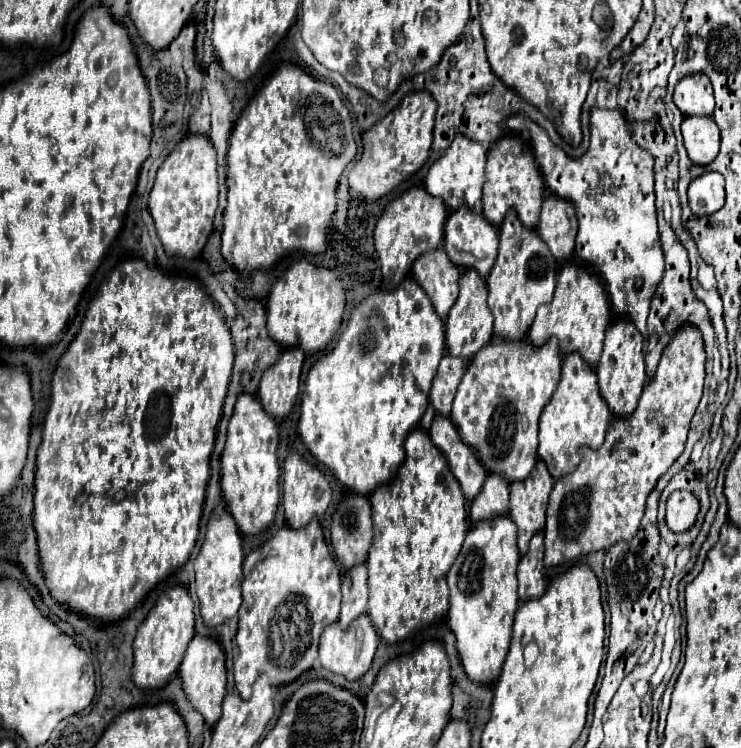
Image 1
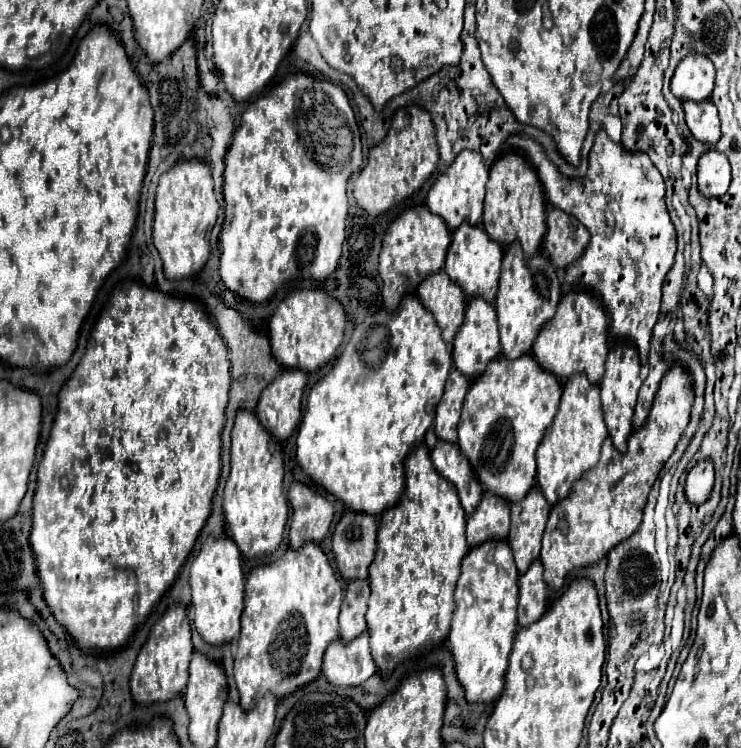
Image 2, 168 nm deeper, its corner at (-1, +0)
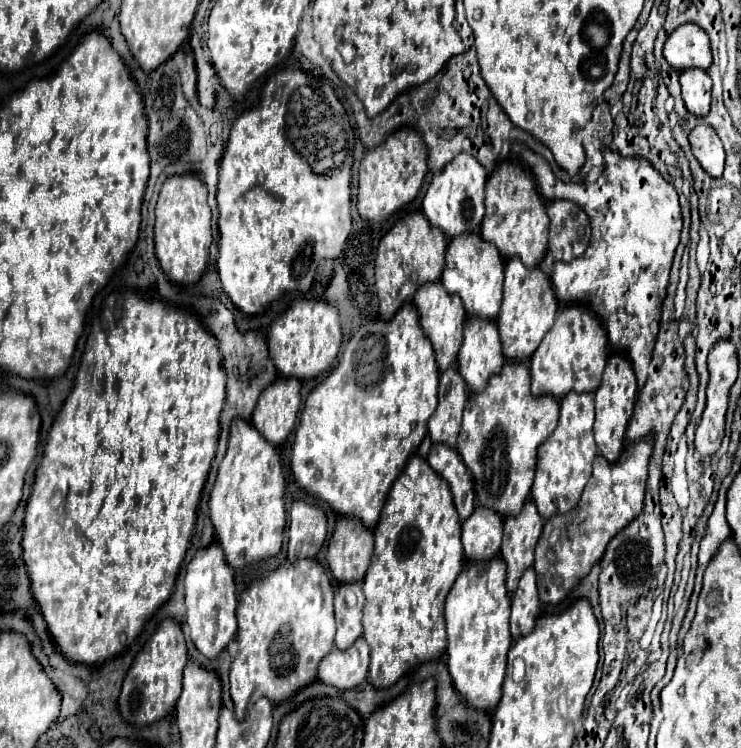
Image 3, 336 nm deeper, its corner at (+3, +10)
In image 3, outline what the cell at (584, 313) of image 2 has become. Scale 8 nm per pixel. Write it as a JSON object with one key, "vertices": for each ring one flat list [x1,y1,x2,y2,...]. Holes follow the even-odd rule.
{"vertices":[[582,306,562,308,556,316,556,324,540,342,540,348,530,358,532,394,534,396,554,396,562,400,568,392,592,392,600,386,602,372,608,360,608,340,604,336,604,326]]}

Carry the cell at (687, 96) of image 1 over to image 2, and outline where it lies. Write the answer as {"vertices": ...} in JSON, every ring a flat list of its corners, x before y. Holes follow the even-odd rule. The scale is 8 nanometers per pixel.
{"vertices":[[690,54,676,68,670,90,680,100,704,102,714,90,714,66,700,54]]}

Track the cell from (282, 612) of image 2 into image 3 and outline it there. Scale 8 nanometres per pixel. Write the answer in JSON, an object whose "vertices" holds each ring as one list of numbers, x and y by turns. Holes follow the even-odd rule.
{"vertices":[[312,558,298,560,296,564,284,564,266,576,256,576,252,584,242,592,238,602,238,654,230,668,230,696,234,702,236,720,244,720,248,710,258,698,282,702,294,696,300,688,316,680,320,660,334,650,334,590,326,570]]}

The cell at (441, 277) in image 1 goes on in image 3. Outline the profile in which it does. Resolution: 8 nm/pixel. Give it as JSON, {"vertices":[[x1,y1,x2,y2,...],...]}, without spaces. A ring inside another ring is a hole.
{"vertices":[[432,282,432,284,420,286,418,292,416,292,416,296,414,296,414,306,418,310,420,326,422,326,424,334,426,334,426,338,434,344,438,370,444,372,444,370,448,370,456,362,458,350,462,346,462,332,464,332,464,322,466,322,464,306,460,304,458,296,446,294,440,282]]}

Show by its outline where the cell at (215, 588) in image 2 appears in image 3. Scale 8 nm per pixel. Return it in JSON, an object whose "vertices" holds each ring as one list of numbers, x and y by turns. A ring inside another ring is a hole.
{"vertices":[[210,544,204,550,198,550,192,562,188,564,186,572,186,622,190,626,190,638,194,646,206,656,206,658,216,658,228,642,236,636,236,584,234,584,234,570,228,566,224,560,224,552,220,544]]}

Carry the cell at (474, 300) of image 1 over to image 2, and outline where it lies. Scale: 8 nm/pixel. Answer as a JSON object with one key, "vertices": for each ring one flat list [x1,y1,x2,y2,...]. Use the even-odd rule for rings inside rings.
{"vertices":[[472,296,466,302,464,322,458,328,454,342,452,342,452,358,454,366,466,374,468,378,476,378,484,372,486,364,500,354,500,340,498,340,498,324,496,324,496,312,494,306,488,304,482,296]]}

